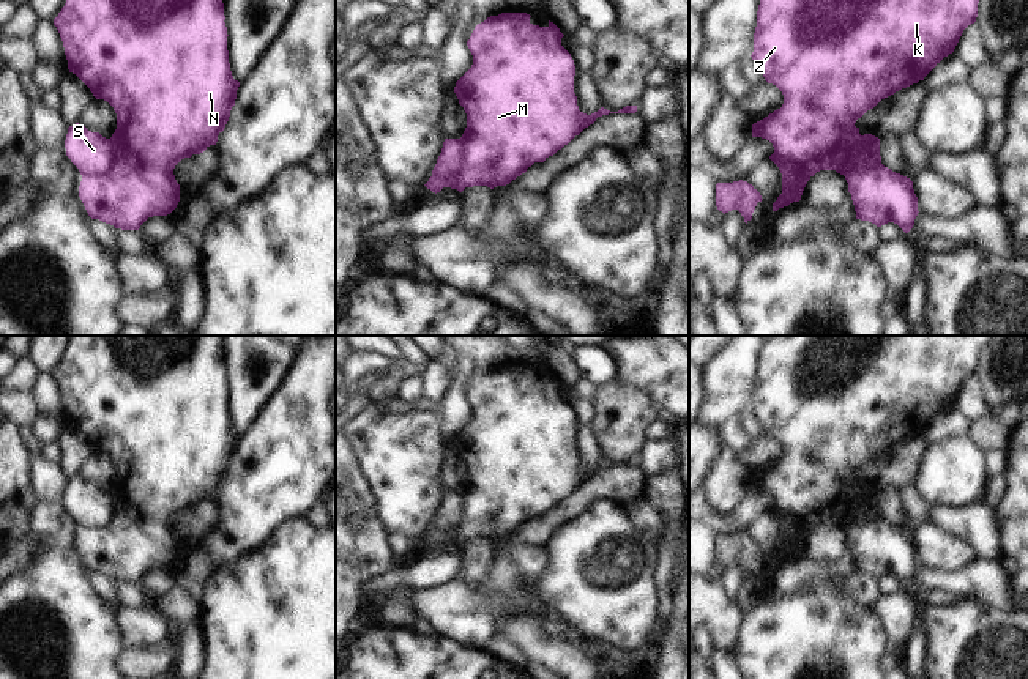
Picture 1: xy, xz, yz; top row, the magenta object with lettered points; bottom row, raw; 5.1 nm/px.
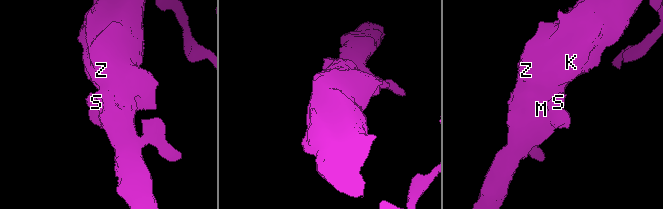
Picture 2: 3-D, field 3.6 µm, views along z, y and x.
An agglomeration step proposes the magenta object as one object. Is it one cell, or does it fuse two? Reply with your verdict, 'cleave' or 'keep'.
cleave

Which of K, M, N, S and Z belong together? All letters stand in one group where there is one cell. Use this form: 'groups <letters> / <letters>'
groups K M N Z / S

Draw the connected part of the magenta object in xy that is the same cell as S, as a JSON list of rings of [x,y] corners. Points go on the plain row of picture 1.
[[[79,476],[68,480],[65,501],[82,529],[102,529],[117,517],[110,492],[91,485]]]

